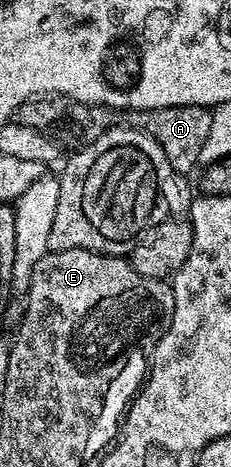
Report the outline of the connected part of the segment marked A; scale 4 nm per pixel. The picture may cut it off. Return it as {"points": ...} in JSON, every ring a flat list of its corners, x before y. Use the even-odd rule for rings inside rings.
{"points":[[57,95,33,97,24,102,17,111,16,119,24,127,33,127,48,135,62,147,91,145,109,129,139,129,160,143,164,155,168,155,168,163,172,163,175,171,183,175,190,175,194,168,199,168,201,152,212,128,211,110,204,105,173,105,163,109,109,109,103,105,89,105]]}

